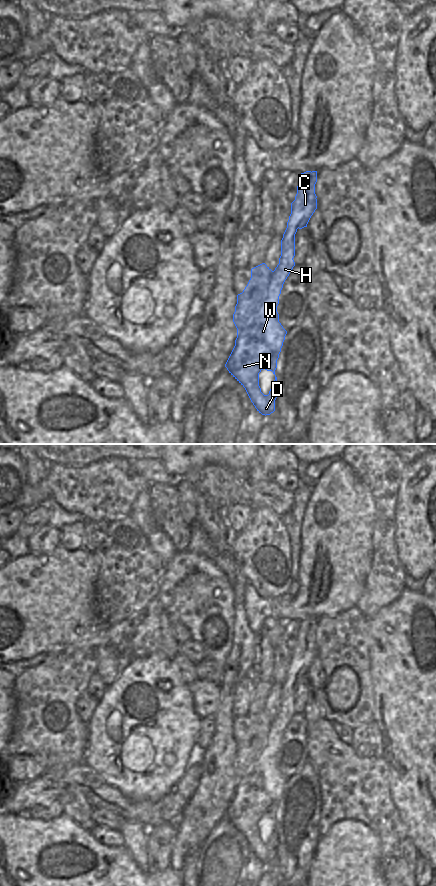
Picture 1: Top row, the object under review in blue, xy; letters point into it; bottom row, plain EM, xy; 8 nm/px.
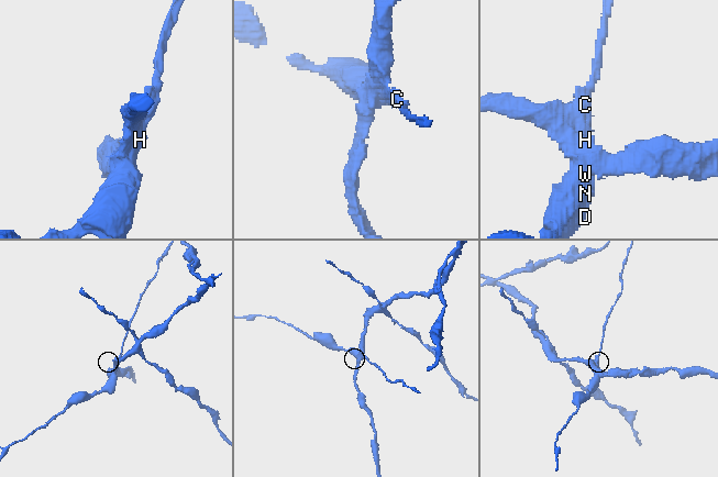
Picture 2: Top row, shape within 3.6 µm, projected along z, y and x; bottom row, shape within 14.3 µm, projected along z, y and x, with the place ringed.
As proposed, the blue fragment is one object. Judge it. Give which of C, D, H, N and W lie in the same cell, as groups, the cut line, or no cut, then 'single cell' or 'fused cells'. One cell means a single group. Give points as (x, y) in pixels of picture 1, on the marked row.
groups C / D H N W; cut xy (273, 271), (265, 299), (249, 320), (249, 323), (237, 331); fused cells

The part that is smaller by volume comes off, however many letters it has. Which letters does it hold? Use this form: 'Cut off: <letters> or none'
Cut off: D, H, N, W

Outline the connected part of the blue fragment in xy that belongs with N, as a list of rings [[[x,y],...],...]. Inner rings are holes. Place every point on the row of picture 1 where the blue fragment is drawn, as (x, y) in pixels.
[[[292,225],[289,228],[289,234],[282,238],[279,264],[271,274],[271,280],[267,288],[267,296],[257,312],[249,320],[249,325],[237,331],[235,346],[225,364],[229,373],[245,388],[257,411],[265,416],[275,411],[275,400],[277,398],[277,377],[275,375],[275,370],[287,334],[287,331],[279,322],[277,306],[279,304],[279,296],[283,284],[295,266],[293,258],[295,256],[295,234],[298,228],[297,225]],[[263,369],[272,371],[275,375],[275,380],[268,395],[264,395],[259,386],[259,373]]]

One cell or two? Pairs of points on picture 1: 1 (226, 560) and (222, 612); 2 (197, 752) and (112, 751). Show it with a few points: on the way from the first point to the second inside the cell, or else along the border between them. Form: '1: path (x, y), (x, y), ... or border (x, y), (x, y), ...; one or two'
1: border (208, 558), (232, 583); two
2: border (196, 742), (191, 752), (190, 764); two

